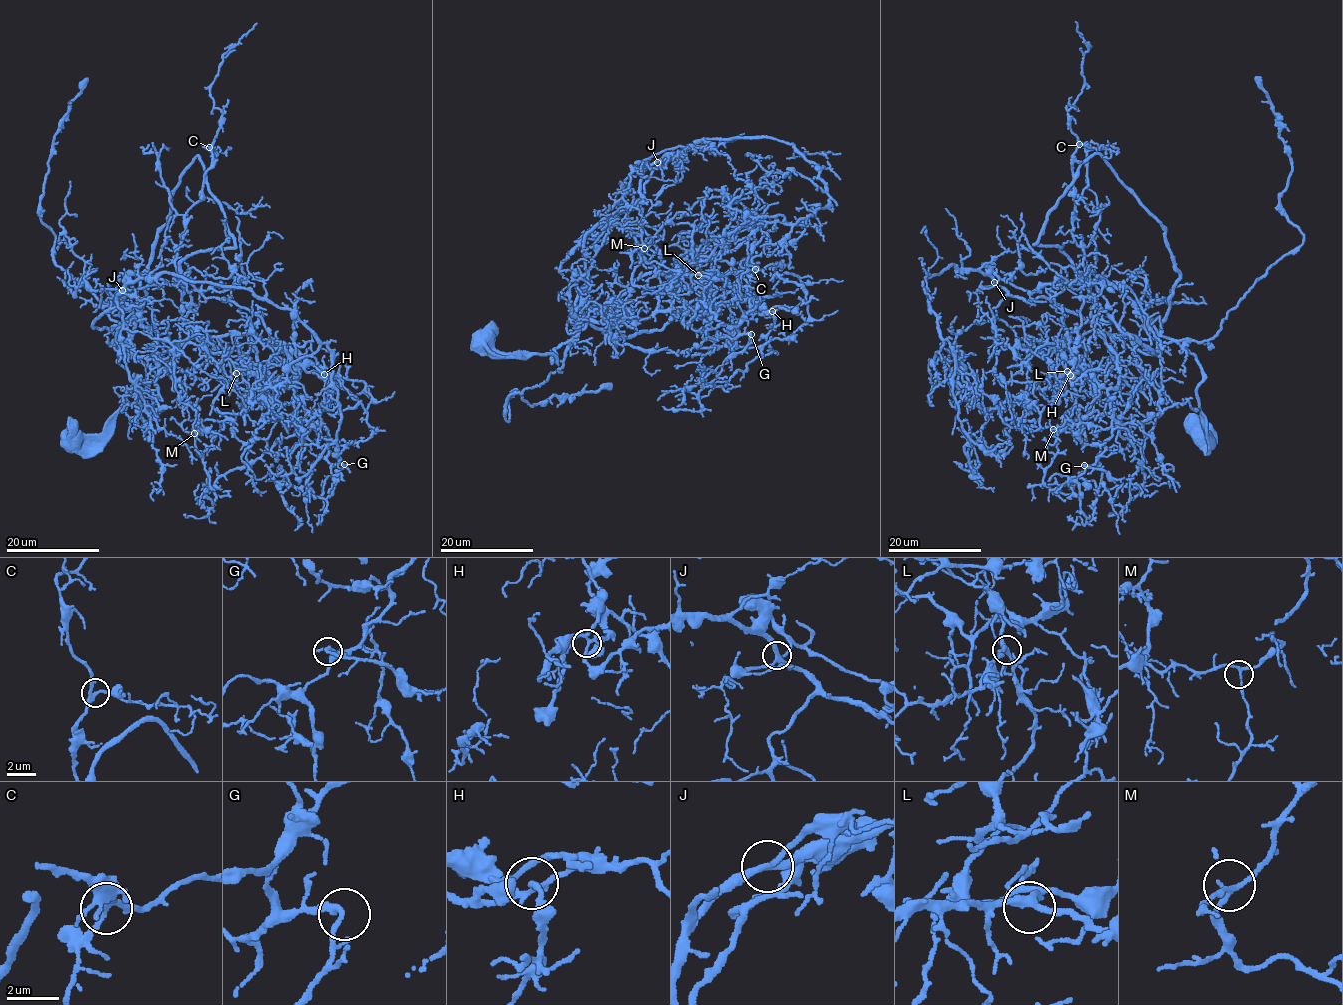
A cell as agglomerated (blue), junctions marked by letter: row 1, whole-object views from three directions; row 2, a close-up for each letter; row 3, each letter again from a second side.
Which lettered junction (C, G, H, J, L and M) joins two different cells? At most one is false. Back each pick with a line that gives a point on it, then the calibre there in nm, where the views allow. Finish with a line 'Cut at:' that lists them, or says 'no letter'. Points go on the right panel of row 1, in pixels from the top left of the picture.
Cut at: no letter

